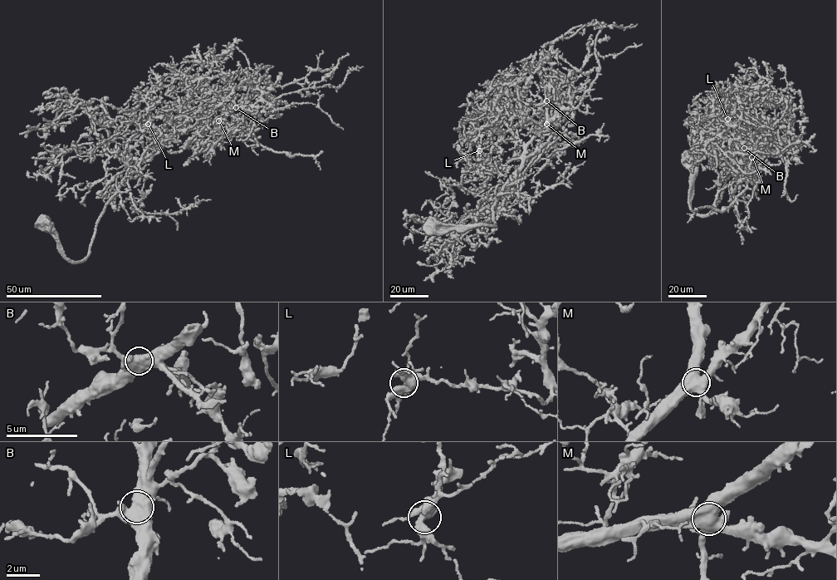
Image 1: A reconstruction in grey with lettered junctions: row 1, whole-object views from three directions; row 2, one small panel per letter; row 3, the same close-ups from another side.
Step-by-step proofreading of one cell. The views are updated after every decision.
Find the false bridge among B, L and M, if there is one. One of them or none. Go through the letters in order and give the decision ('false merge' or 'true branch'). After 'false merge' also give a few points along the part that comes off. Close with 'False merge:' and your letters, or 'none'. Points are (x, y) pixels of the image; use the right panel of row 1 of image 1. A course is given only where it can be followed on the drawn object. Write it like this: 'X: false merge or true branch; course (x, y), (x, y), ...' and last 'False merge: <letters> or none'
B: true branch
L: true branch
M: true branch
False merge: none

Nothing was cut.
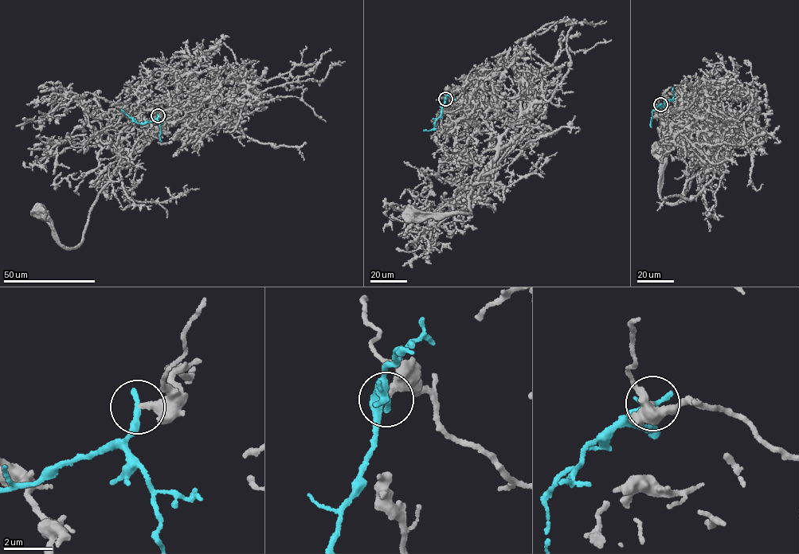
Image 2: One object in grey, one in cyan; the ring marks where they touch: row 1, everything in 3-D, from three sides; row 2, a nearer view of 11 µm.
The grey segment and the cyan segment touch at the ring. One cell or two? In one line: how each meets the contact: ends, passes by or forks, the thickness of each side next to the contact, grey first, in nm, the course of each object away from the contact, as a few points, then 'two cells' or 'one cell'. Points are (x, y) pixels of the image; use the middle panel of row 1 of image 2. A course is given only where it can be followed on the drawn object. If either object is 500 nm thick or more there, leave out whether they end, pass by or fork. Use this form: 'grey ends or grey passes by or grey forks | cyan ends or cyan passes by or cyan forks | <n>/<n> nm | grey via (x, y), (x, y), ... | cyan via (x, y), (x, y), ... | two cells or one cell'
grey ends | cyan ends | 360/320 nm | grey via (446, 99), (460, 107), (480, 102), (479, 115), (499, 136), (495, 156), (468, 196), (471, 214), (411, 215) | cyan via (446, 99), (433, 129), (424, 130) | two cells

